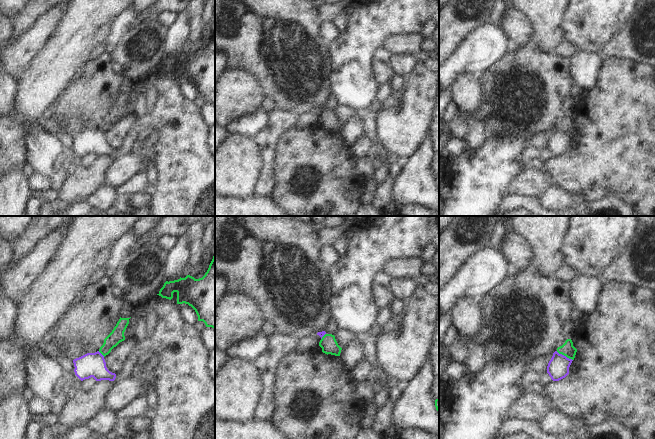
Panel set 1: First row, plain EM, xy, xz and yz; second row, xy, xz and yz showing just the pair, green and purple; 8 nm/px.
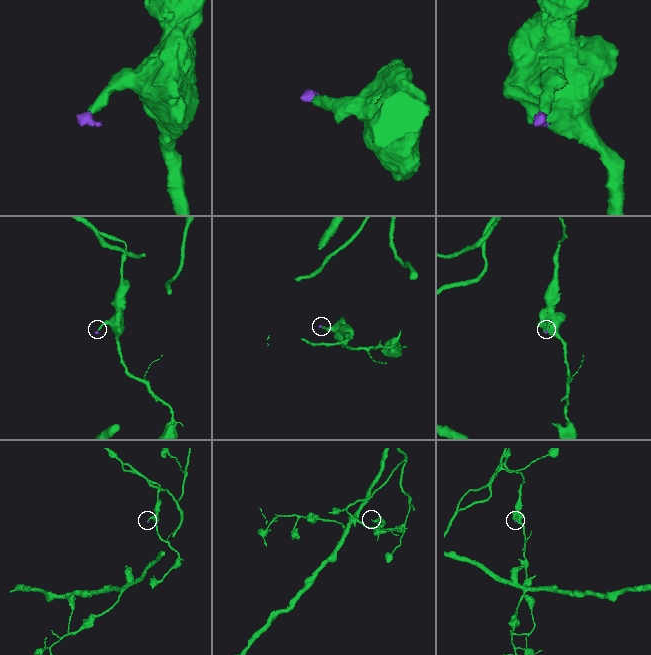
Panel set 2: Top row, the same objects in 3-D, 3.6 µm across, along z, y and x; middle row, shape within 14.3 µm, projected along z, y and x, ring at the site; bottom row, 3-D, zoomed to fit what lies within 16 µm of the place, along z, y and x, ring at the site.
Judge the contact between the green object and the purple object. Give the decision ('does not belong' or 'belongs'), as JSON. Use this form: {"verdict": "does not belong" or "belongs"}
{"verdict": "does not belong"}

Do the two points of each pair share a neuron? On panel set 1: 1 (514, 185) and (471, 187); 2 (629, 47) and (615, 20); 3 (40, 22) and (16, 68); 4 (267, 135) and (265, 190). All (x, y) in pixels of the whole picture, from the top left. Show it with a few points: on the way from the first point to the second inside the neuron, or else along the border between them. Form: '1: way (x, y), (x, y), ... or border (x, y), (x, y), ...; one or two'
1: border (522, 171), (504, 186), (501, 199); two
2: border (634, 11), (627, 25), (605, 48); two
3: way (30, 33), (28, 41), (18, 52), (17, 57); one
4: way (270, 149), (268, 176); one

